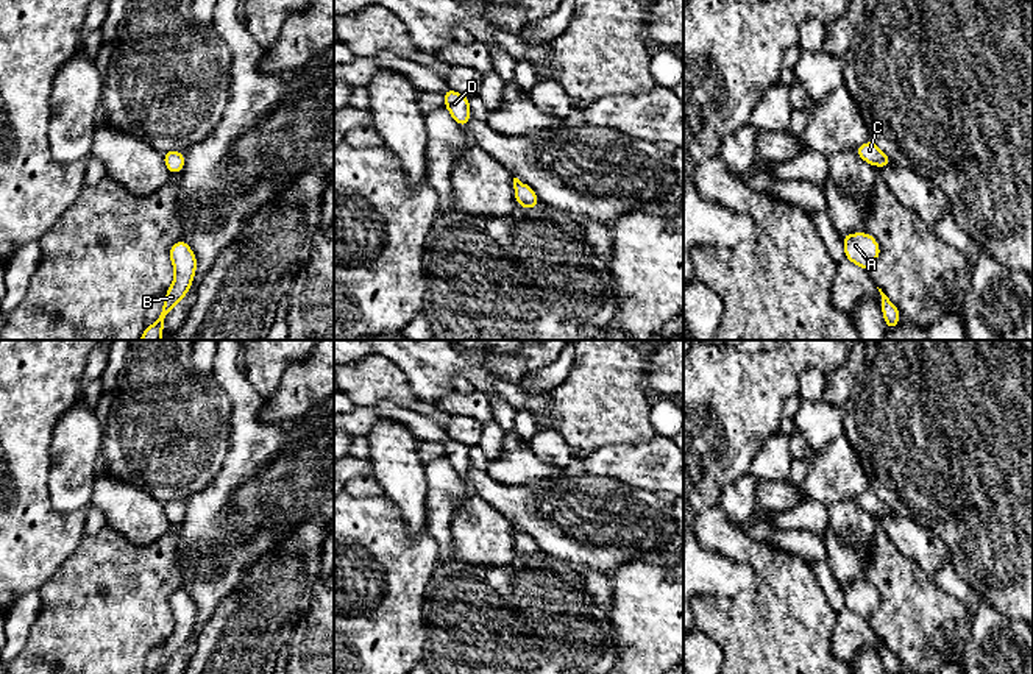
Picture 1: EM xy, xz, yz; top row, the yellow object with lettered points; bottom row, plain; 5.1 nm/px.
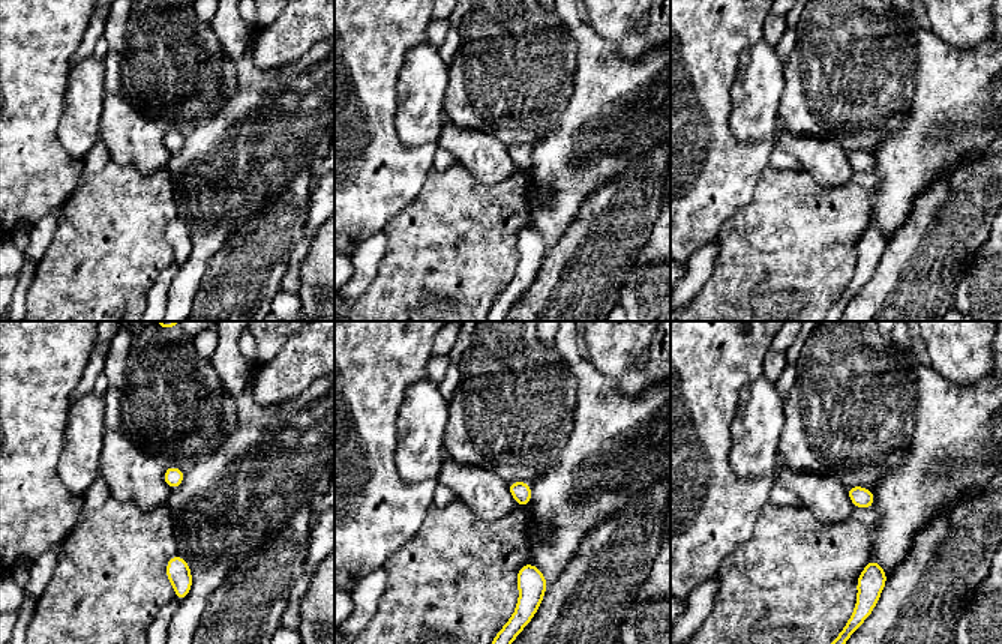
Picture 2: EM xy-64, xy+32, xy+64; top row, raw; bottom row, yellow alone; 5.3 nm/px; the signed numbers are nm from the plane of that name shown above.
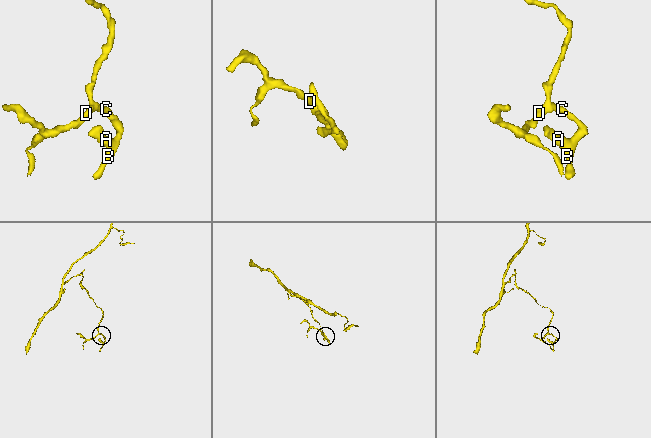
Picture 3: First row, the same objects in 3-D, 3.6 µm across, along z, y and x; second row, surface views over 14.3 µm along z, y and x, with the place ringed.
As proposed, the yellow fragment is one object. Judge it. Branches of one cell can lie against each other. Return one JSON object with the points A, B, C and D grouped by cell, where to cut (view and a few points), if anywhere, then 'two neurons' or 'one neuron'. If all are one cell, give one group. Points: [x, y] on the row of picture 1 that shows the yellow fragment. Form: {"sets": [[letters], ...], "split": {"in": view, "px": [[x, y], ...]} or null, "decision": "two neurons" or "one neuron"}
{"sets": [["A", "B", "C", "D"]], "split": null, "decision": "one neuron"}

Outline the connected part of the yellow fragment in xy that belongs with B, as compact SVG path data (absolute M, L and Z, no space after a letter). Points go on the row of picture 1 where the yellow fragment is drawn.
M181 239L170 247L169 254L175 270L175 279L165 293L158 320L145 328L139 340L162 340L167 314L186 296L192 286L197 270L197 256L192 248Z

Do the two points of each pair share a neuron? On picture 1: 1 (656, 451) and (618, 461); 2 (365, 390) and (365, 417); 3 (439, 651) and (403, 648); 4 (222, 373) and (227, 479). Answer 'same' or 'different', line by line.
1: same
2: different
3: different
4: same

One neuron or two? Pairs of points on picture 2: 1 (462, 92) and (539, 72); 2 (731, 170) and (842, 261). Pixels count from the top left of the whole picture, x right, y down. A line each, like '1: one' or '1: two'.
1: one
2: two

